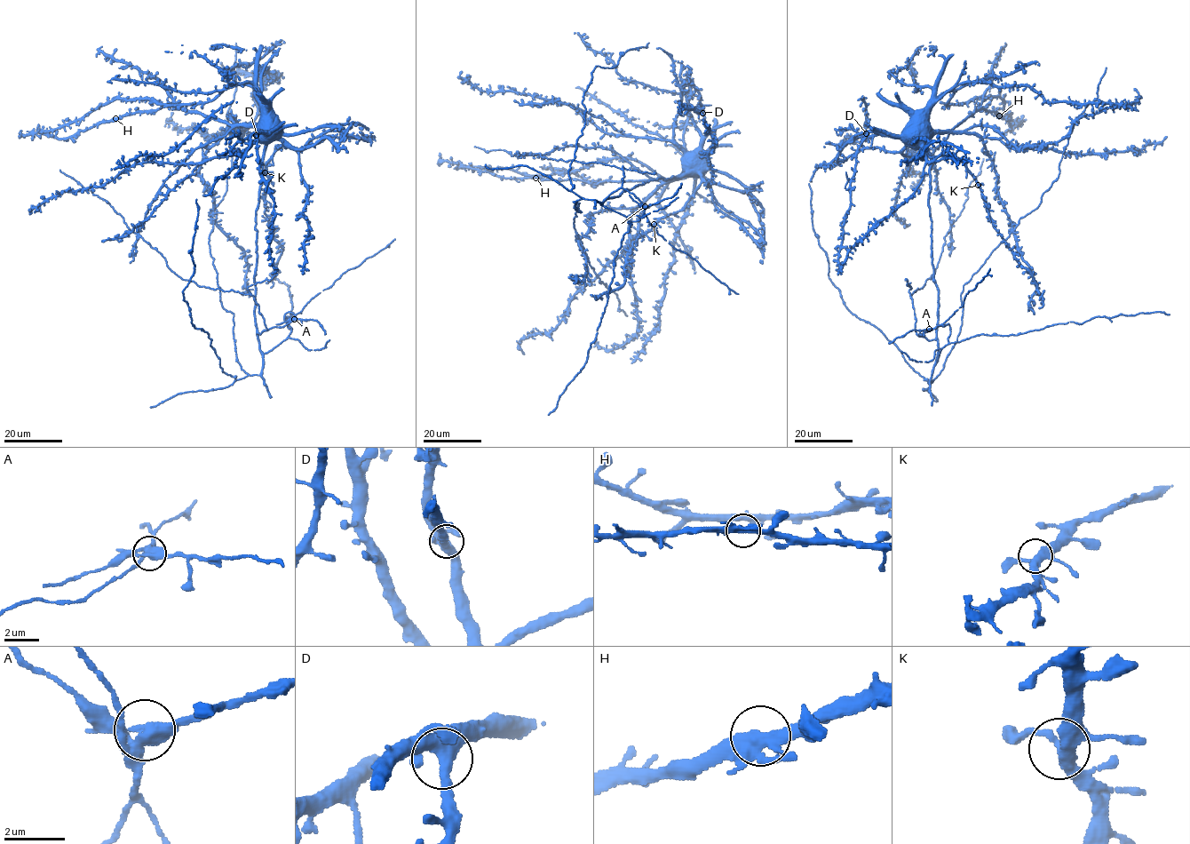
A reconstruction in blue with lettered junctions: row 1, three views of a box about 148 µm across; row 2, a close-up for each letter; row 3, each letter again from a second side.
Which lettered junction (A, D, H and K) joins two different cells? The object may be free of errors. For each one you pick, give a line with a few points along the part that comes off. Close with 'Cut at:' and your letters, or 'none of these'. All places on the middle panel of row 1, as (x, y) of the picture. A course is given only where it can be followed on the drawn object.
A: course (645, 207), (670, 198), (681, 183)
Cut at: A

